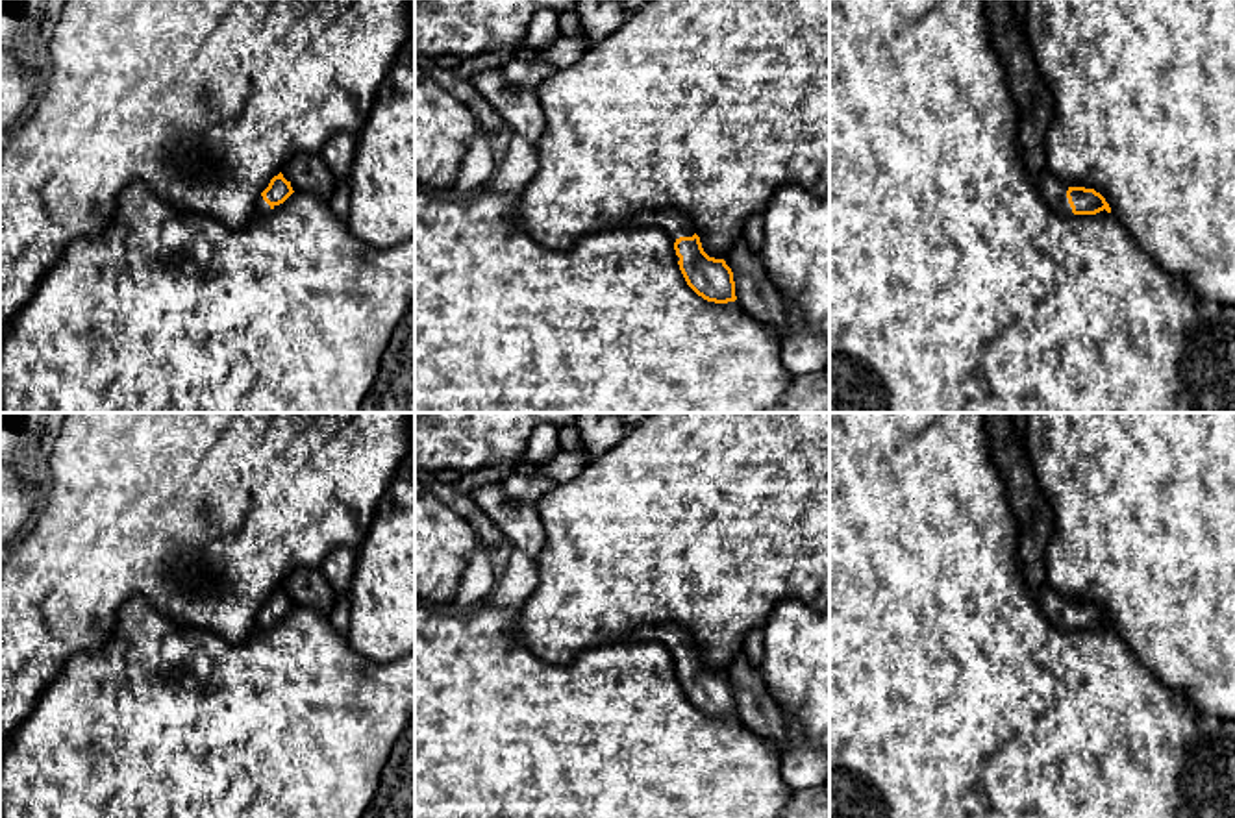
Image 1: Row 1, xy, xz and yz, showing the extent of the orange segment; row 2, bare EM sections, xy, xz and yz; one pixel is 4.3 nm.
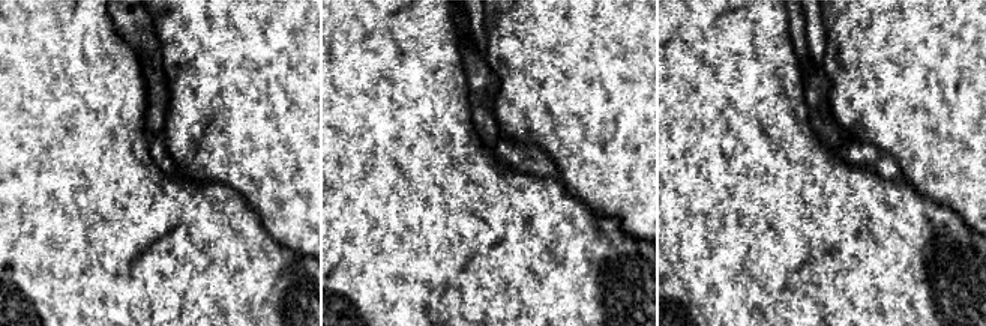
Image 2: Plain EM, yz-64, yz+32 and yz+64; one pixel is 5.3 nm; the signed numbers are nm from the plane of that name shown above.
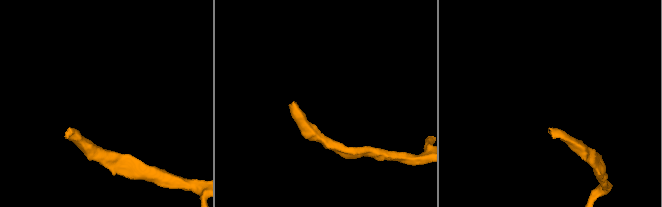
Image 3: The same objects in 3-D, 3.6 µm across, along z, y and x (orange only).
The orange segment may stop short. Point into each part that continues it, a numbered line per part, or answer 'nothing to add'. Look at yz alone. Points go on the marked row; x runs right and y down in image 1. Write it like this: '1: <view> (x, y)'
1: yz (1052, 189)

